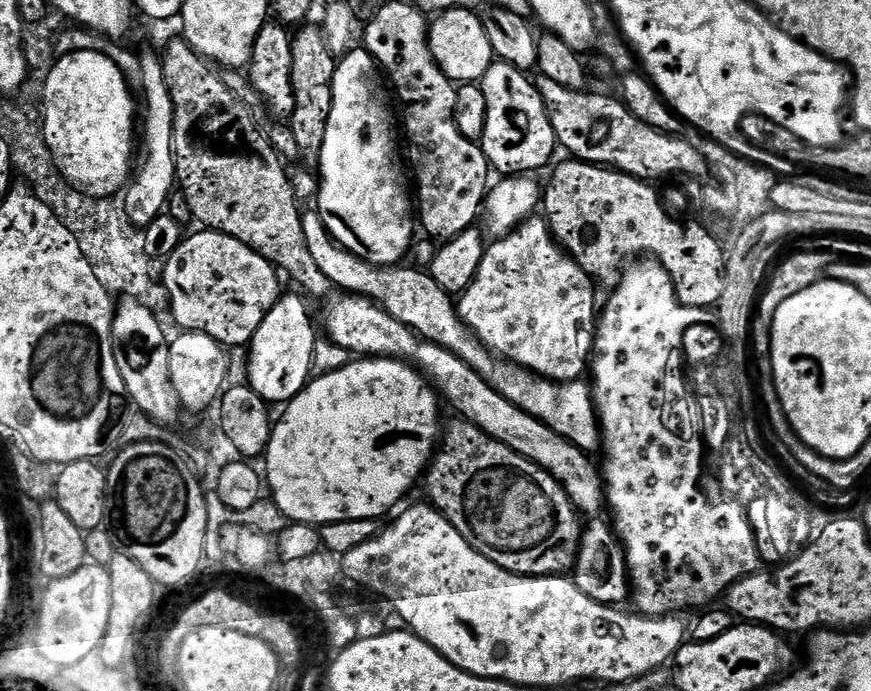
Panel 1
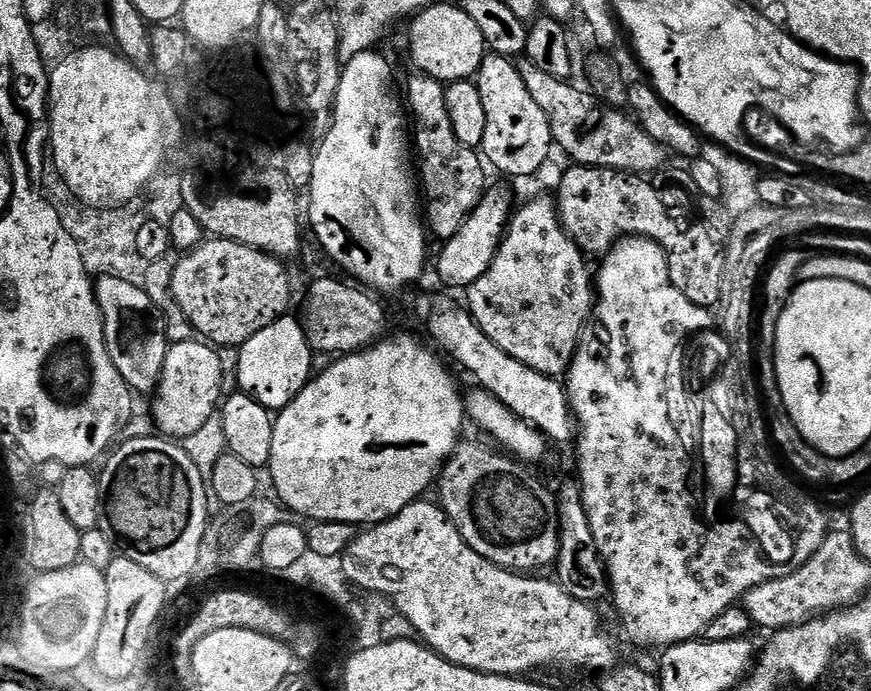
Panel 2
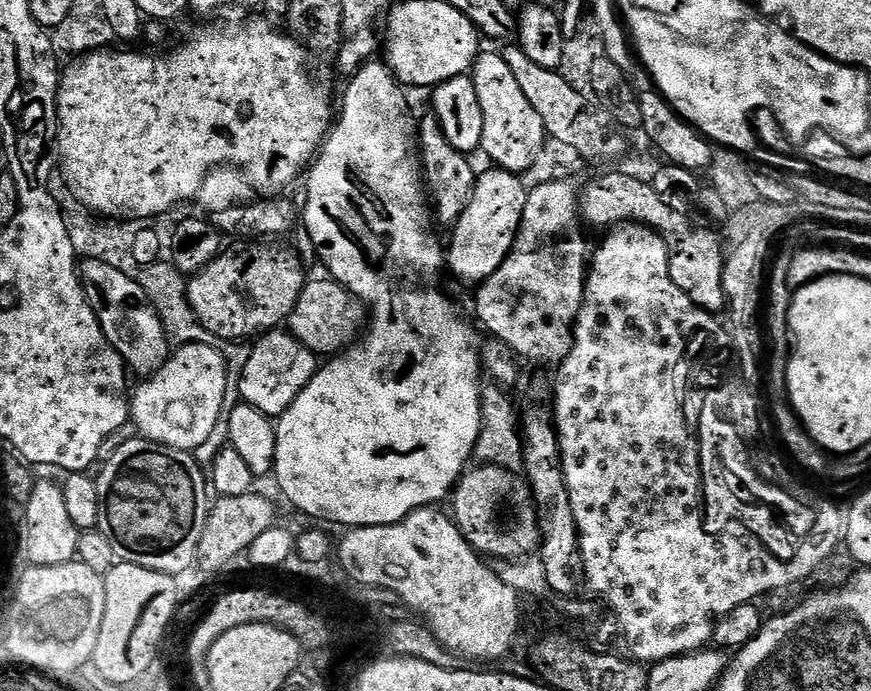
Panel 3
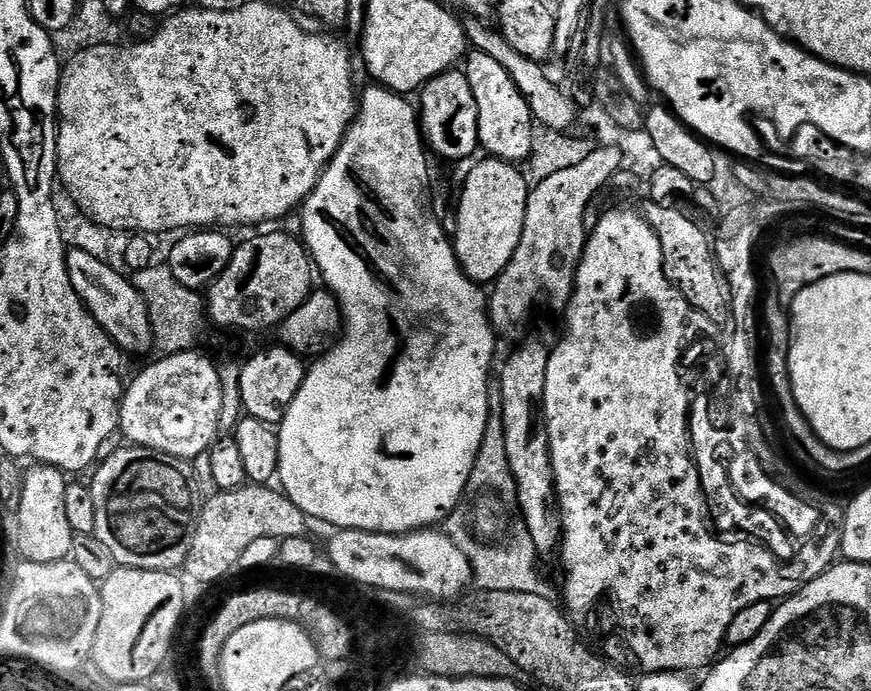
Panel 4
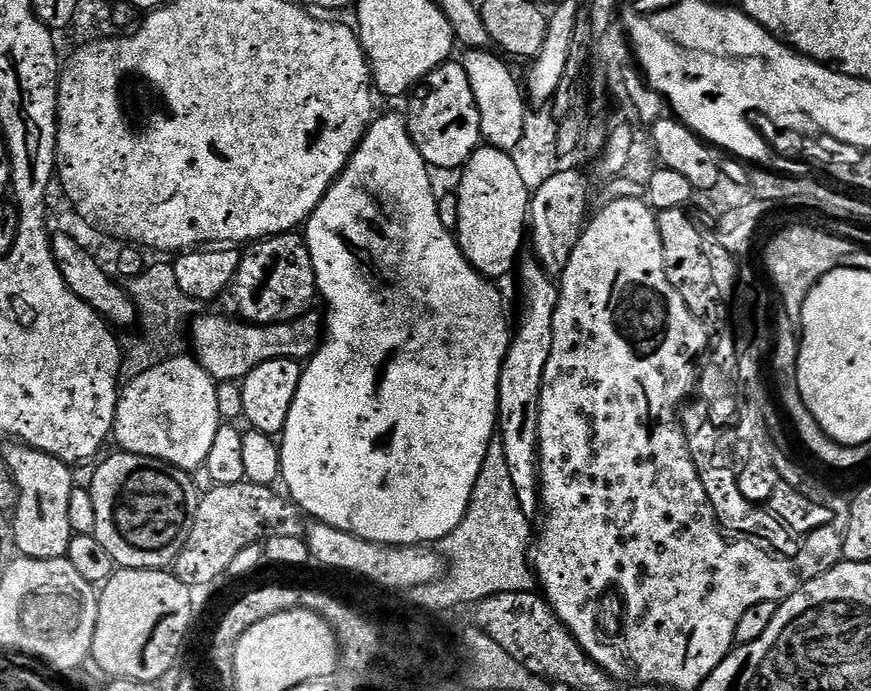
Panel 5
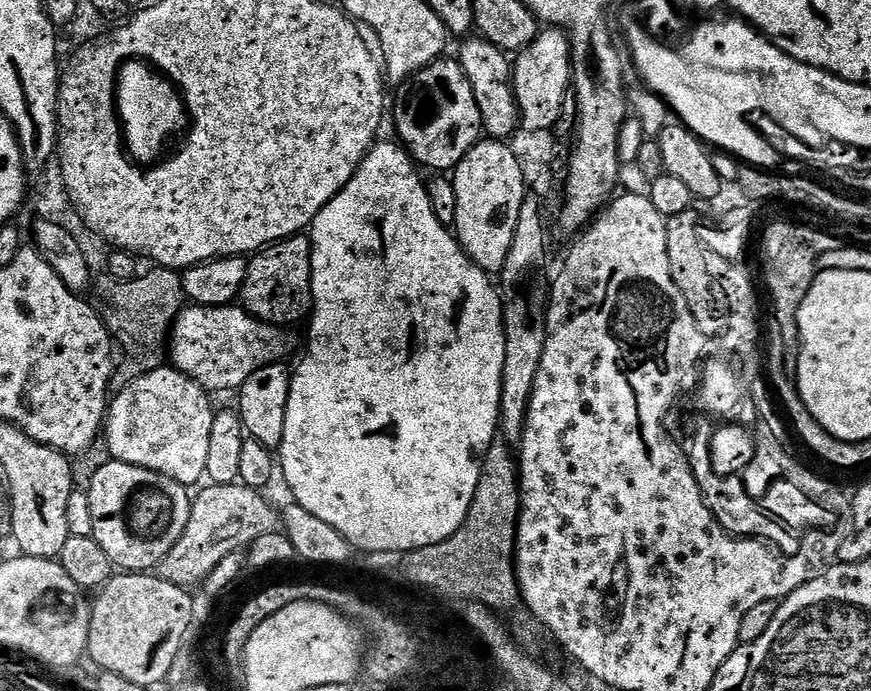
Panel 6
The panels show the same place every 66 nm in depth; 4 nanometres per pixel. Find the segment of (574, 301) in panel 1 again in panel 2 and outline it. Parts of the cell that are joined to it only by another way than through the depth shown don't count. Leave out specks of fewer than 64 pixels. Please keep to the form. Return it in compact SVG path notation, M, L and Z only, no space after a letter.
M551 195L536 196L529 204L521 208L519 205L513 211L508 231L500 241L494 262L490 262L490 270L466 290L468 313L478 322L482 334L486 334L494 346L502 346L510 358L518 358L518 362L526 362L526 366L547 376L563 377L576 356L584 326L594 307L594 276L588 273L584 260L587 260L585 253L572 241L560 221L555 199Z

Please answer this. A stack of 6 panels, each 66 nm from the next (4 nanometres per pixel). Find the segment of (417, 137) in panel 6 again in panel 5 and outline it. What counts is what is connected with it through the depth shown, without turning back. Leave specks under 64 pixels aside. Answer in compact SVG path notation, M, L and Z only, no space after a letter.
M449 62L439 64L430 74L426 74L424 79L416 85L411 93L416 97L415 102L408 102L406 108L406 123L408 133L422 158L433 169L436 168L456 168L463 169L468 163L476 149L481 147L482 137L480 135L480 115L478 114L478 102L474 102L474 90L470 90L470 78L466 78L466 70L463 63Z

